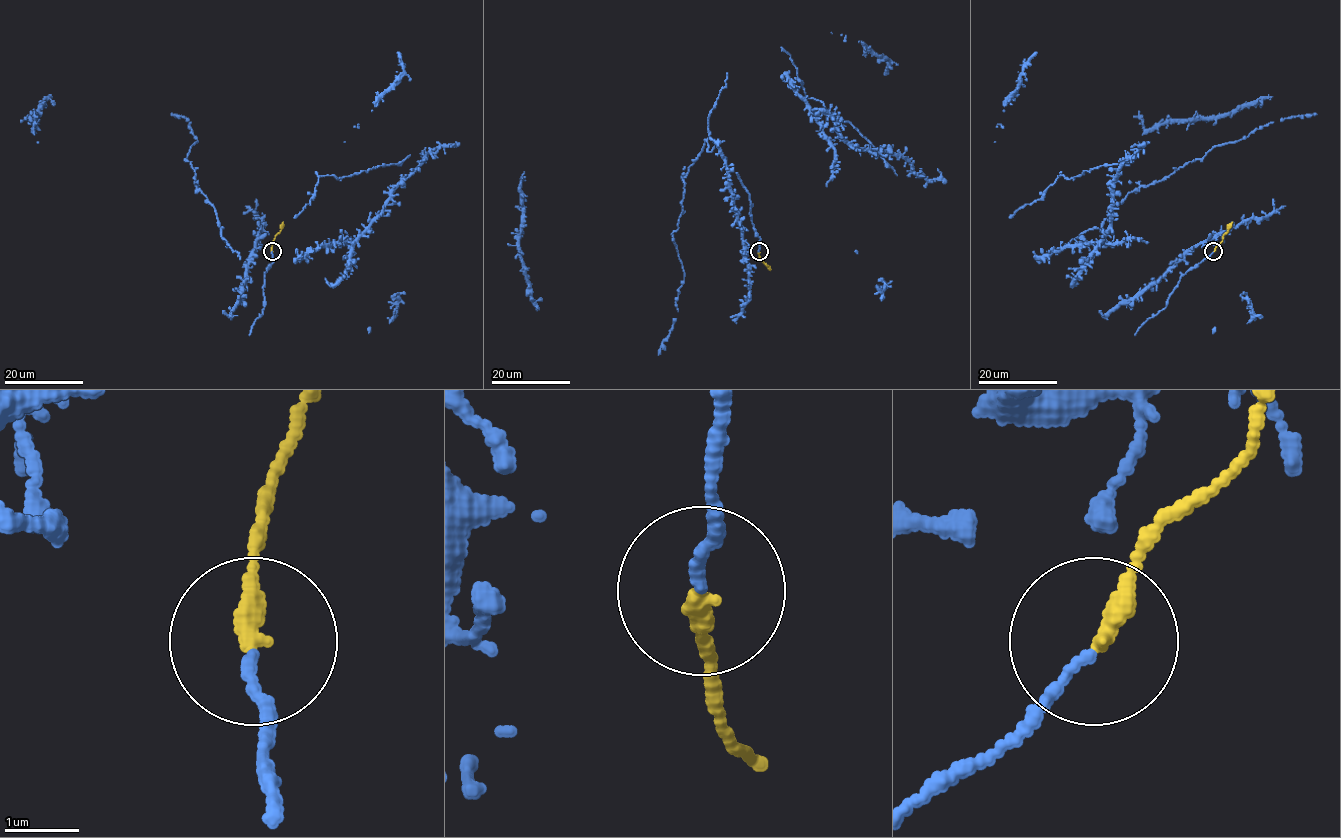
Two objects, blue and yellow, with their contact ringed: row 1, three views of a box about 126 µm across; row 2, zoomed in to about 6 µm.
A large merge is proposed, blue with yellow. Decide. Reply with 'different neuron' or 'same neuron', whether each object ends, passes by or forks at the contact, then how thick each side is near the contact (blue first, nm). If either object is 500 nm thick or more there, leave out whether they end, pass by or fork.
same neuron; blue ends there; yellow ends there; 120 nm thick on the blue side, 280 nm on the other

